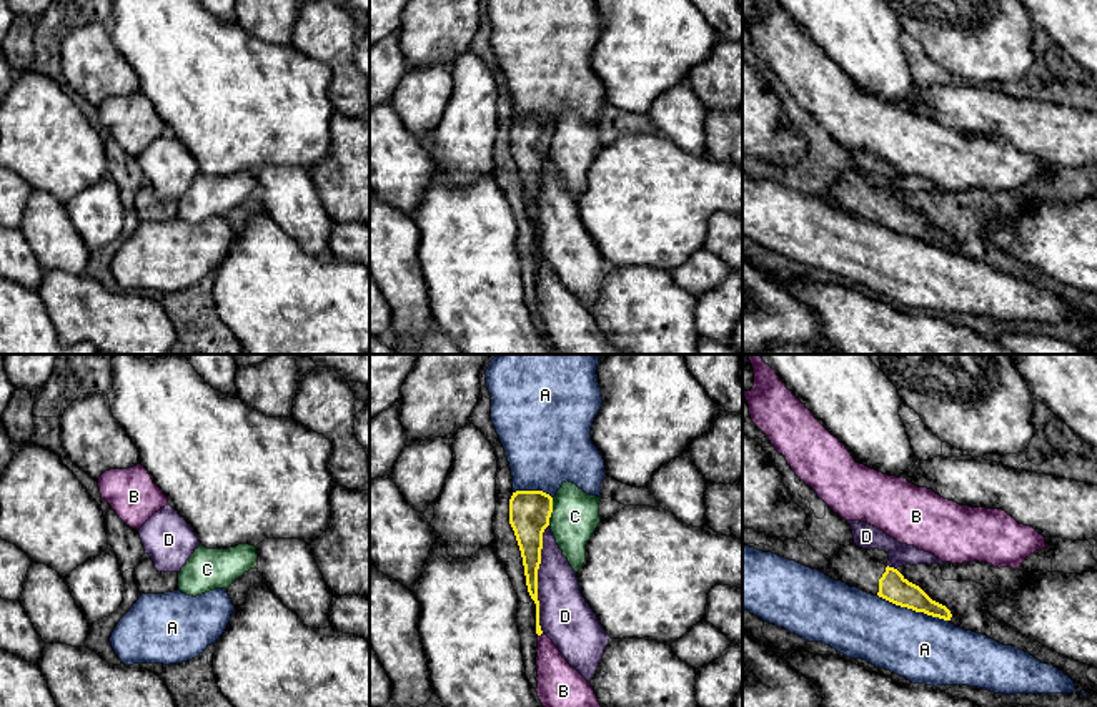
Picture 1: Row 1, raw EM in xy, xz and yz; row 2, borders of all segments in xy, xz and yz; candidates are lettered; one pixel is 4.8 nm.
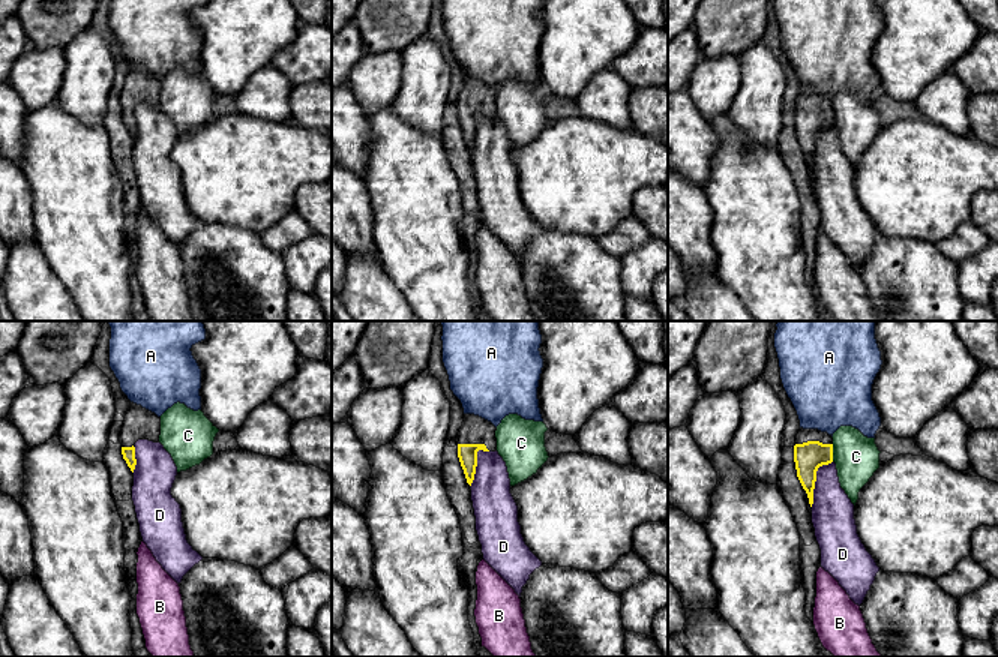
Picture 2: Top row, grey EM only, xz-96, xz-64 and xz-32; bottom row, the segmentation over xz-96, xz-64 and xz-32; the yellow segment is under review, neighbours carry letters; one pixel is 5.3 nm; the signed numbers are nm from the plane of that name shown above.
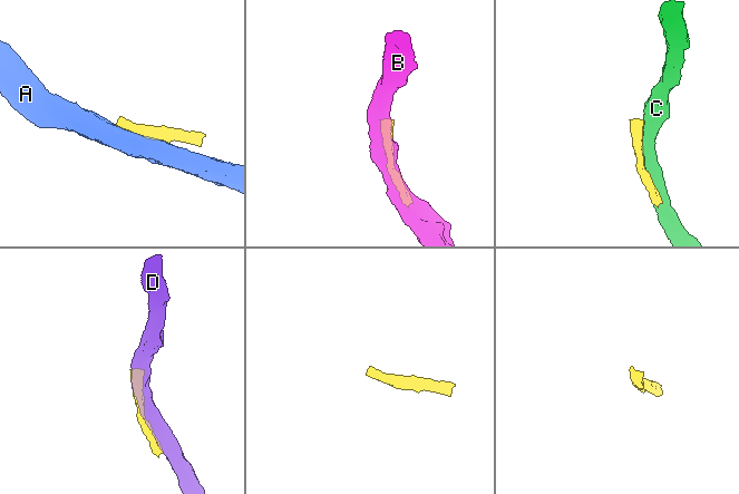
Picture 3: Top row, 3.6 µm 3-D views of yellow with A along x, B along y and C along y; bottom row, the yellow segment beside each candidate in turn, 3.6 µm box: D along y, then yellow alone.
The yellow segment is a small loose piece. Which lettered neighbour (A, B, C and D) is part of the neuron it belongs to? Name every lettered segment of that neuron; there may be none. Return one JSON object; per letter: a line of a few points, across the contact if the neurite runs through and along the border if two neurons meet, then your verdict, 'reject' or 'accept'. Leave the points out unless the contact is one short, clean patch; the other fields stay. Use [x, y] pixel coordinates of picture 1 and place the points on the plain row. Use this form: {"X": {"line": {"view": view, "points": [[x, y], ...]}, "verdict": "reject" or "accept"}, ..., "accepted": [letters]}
{"A": {"verdict": "reject"}, "B": {"verdict": "reject"}, "C": {"verdict": "reject"}, "D": {"verdict": "reject"}, "accepted": []}

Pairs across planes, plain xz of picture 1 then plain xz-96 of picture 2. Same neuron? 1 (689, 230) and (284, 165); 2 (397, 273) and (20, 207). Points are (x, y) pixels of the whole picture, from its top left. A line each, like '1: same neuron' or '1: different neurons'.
1: same neuron
2: same neuron

